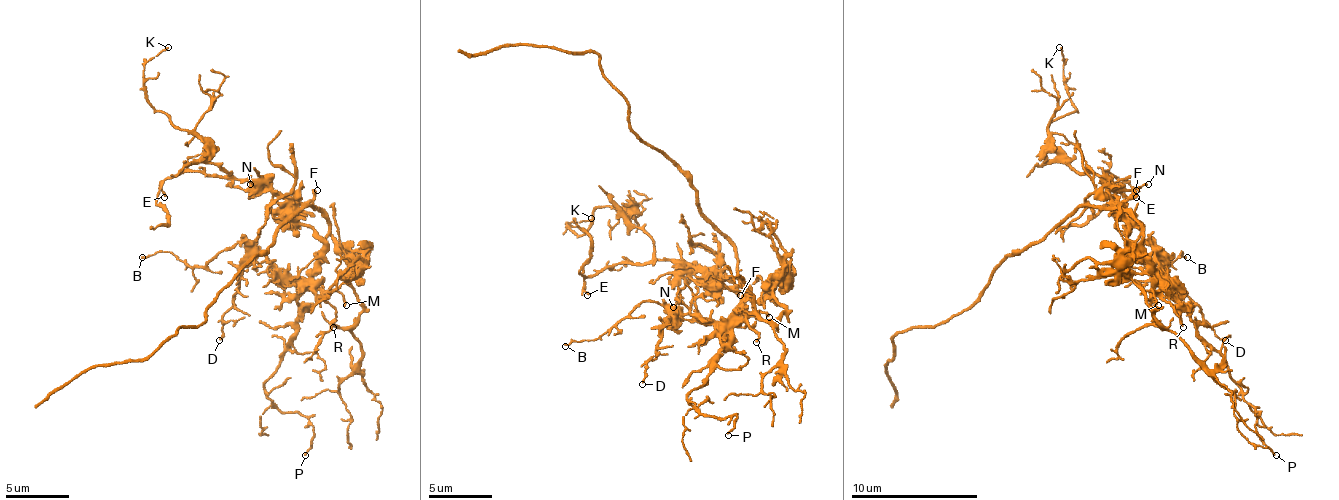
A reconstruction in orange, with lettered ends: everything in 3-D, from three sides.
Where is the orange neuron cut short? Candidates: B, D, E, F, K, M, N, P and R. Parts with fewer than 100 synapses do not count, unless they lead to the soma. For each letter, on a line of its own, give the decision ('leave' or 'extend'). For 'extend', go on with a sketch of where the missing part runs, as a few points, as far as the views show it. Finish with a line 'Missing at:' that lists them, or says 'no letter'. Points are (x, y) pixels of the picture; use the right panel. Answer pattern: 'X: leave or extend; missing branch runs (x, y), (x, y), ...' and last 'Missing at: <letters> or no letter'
B: leave
D: leave
E: leave
F: leave
K: leave
M: leave
N: leave
P: leave
R: leave
Missing at: no letter

